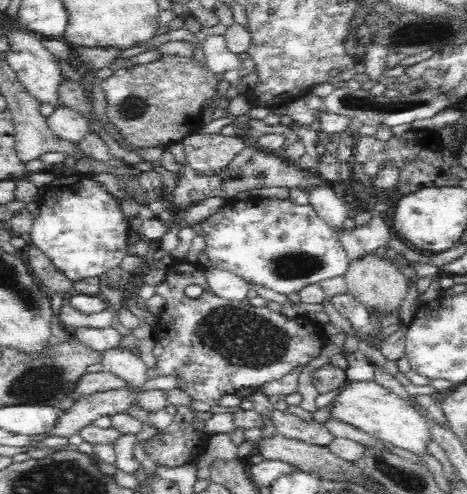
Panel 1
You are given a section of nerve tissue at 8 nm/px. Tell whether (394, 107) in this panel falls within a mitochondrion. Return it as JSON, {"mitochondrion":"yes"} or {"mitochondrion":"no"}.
{"mitochondrion":"no"}

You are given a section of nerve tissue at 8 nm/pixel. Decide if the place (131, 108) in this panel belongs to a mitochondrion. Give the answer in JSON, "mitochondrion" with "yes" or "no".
{"mitochondrion":"yes"}

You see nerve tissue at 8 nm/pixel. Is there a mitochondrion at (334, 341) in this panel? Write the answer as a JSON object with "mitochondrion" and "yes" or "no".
{"mitochondrion":"no"}

